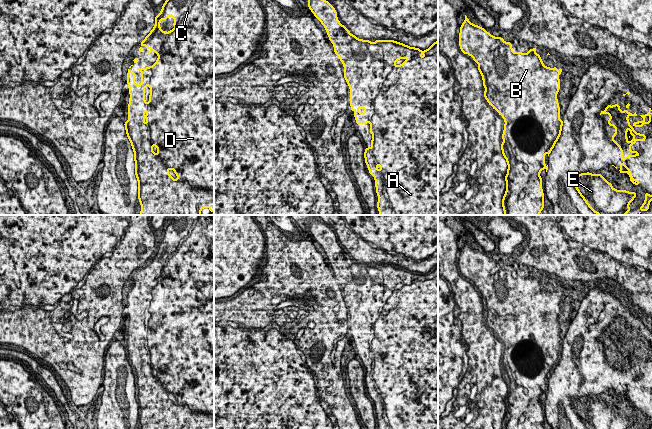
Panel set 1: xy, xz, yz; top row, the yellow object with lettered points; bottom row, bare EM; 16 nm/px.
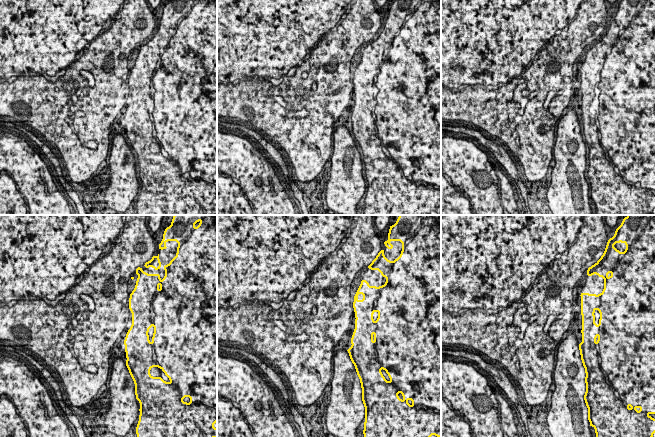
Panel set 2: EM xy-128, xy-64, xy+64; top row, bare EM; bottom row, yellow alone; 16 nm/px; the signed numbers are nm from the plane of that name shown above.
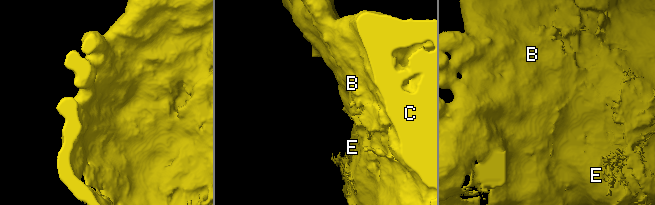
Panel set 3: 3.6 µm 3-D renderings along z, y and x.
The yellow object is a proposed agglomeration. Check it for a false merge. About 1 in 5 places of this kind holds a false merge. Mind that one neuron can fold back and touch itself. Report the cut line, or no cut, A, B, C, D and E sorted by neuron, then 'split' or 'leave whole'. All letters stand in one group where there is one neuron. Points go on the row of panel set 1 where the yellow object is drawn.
no cut; A B C D E; leave whole

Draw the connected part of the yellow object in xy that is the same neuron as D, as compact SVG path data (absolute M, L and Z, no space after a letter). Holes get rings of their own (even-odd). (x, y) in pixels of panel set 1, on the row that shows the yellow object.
M166 0L164 5L162 6L161 12L157 14L155 17L155 26L151 30L151 32L146 36L146 38L140 42L140 45L146 46L147 49L151 49L148 54L152 51L156 53L158 56L157 61L151 66L147 66L146 68L137 68L137 70L141 71L141 84L138 85L135 82L135 72L131 72L128 69L127 73L127 84L129 87L130 99L128 105L128 121L124 122L126 134L128 136L129 141L131 142L132 149L134 151L134 160L135 160L135 175L138 180L138 199L141 204L141 212L140 215L201 215L201 210L205 207L210 209L210 212L214 212L214 0ZM168 17L174 18L174 29L169 32L165 32L160 28L160 22L162 19L165 21ZM149 86L151 93L149 95L149 102L145 101L145 87Z

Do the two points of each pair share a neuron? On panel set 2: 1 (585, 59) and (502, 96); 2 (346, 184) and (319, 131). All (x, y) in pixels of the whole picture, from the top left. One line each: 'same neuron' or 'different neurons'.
1: same neuron
2: different neurons

